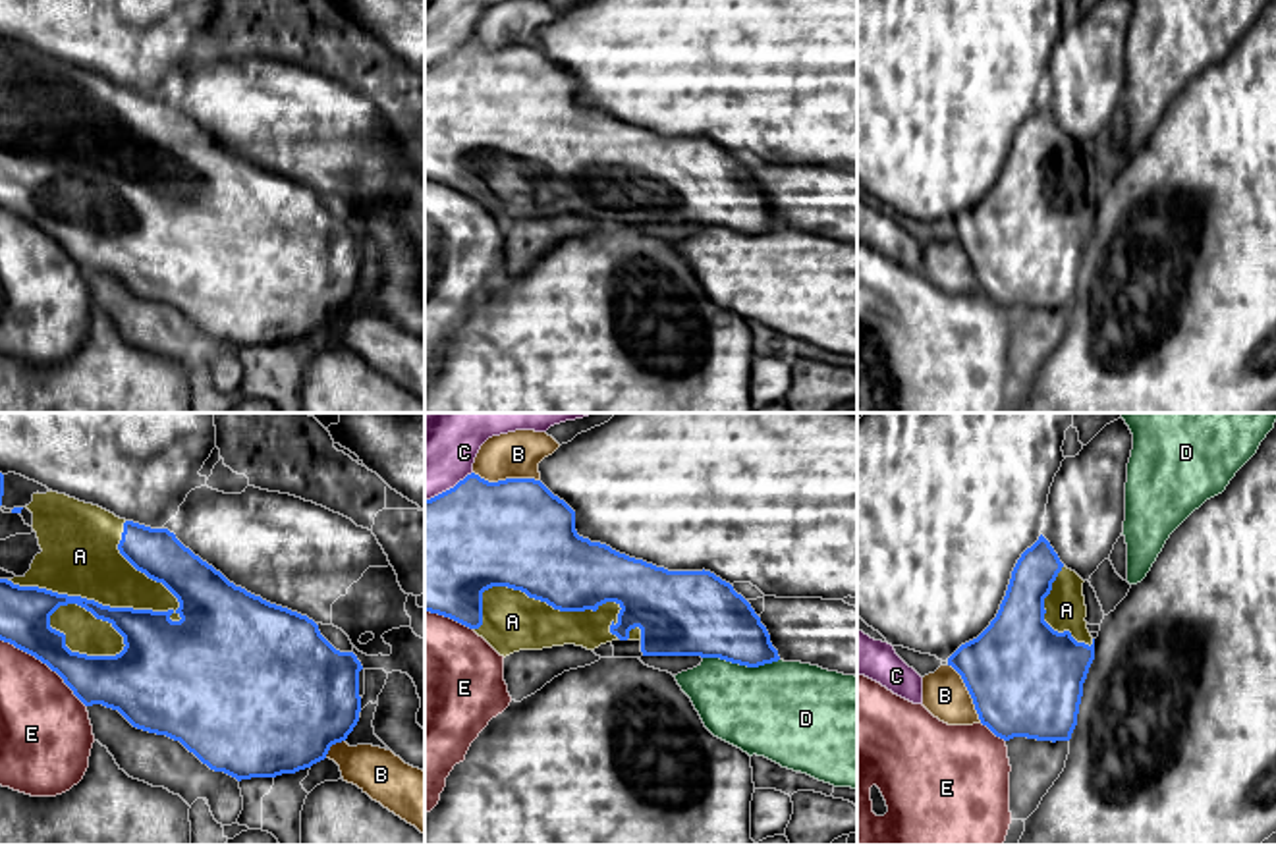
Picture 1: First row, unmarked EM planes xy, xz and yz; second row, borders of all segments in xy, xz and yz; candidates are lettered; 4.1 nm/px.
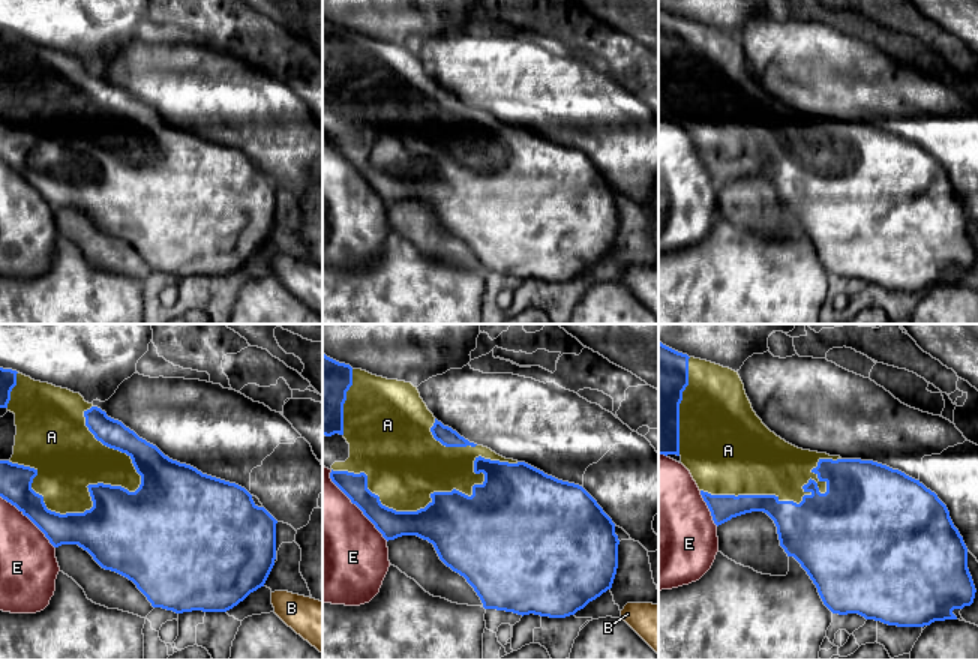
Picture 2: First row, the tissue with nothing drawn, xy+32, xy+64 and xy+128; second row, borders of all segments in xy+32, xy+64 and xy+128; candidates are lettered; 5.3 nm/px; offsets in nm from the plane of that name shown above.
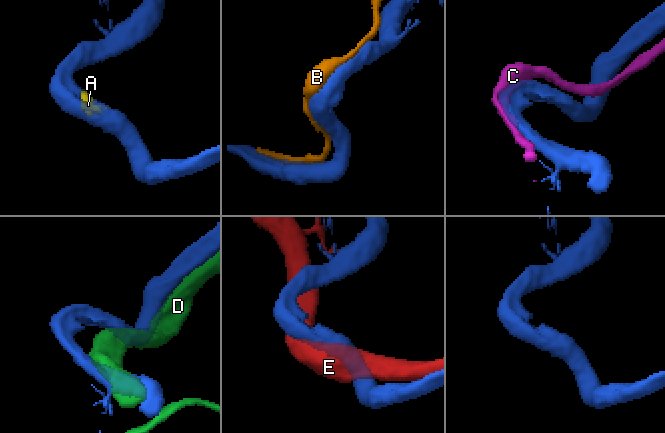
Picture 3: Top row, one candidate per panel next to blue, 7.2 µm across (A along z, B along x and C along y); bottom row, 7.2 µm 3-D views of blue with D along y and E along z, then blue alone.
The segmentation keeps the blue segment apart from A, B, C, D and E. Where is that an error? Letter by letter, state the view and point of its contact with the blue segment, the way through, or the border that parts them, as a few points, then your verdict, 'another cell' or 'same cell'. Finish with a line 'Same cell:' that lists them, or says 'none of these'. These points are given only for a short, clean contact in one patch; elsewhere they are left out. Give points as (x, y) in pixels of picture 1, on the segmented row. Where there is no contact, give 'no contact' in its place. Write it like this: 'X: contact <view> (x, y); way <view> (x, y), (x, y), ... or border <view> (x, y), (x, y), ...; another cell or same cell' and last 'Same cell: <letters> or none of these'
A: contact xy (93, 600); same cell
B: contact xz (506, 479); another cell
C: contact xz (450, 489); another cell
D: contact xz (742, 664); another cell
E: contact xy (45, 662); another cell
Same cell: A

